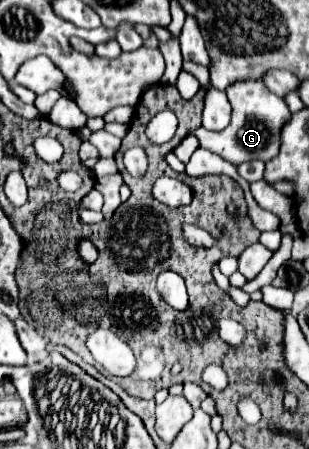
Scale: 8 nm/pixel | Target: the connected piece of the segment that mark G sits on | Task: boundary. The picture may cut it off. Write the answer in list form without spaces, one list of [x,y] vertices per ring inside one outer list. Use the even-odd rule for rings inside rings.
[[[262,81],[232,83],[232,85],[228,85],[226,95],[232,105],[232,123],[220,133],[208,131],[208,129],[192,131],[192,135],[198,137],[200,147],[218,153],[220,157],[224,157],[226,161],[230,161],[234,165],[240,165],[240,163],[252,161],[252,159],[260,159],[260,161],[272,159],[280,147],[280,129],[282,129],[284,121],[288,121],[288,117],[290,117],[290,111],[286,107],[284,99],[274,95],[272,91],[268,91],[268,87]]]

